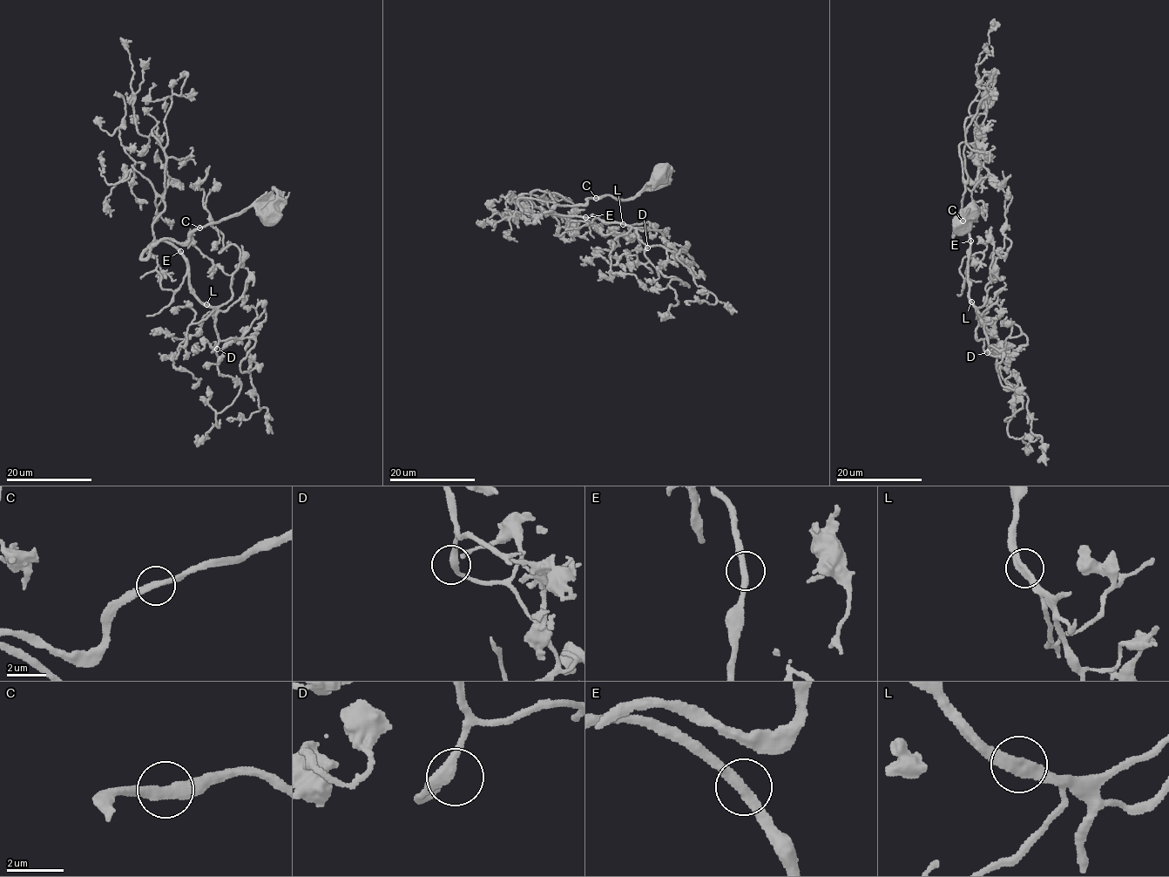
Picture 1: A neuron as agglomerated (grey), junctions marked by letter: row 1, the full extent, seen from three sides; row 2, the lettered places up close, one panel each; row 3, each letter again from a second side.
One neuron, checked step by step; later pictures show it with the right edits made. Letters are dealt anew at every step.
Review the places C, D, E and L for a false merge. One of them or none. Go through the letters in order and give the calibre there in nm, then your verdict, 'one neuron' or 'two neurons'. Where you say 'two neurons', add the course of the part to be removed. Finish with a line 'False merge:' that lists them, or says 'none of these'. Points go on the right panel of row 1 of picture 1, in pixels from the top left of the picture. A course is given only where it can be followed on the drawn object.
C: calibre 320 nm; one neuron
D: calibre 360 nm; one neuron
E: calibre 320 nm; one neuron
L: calibre 340 nm; one neuron
False merge: none of these

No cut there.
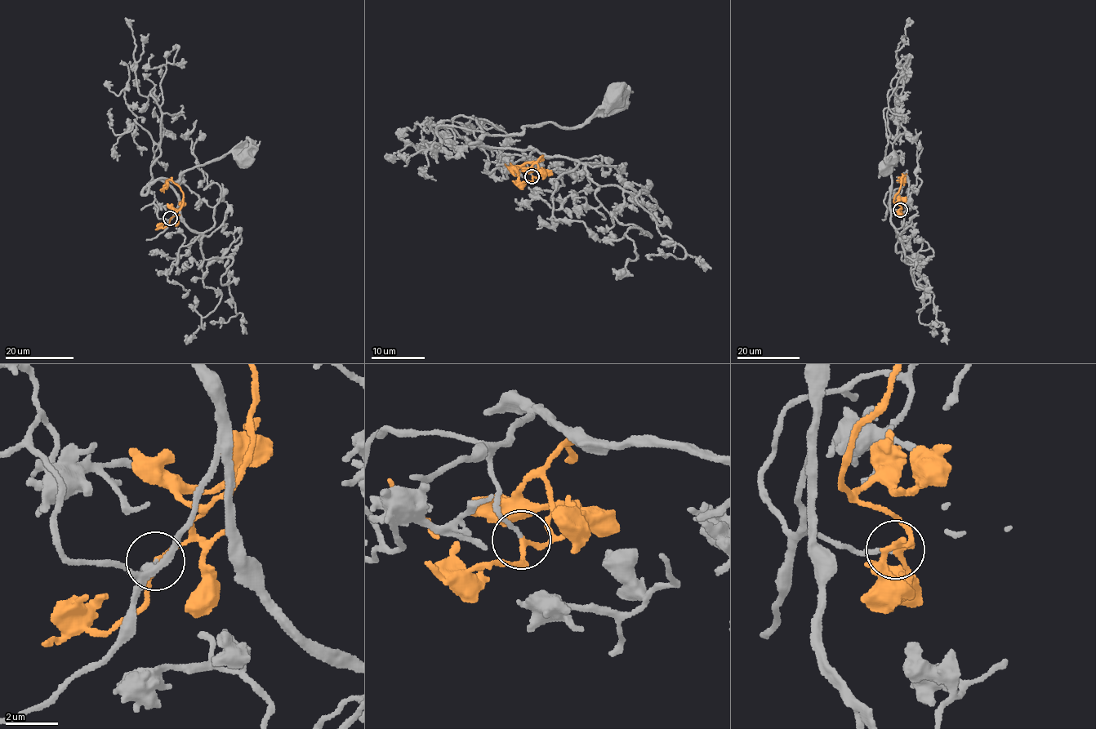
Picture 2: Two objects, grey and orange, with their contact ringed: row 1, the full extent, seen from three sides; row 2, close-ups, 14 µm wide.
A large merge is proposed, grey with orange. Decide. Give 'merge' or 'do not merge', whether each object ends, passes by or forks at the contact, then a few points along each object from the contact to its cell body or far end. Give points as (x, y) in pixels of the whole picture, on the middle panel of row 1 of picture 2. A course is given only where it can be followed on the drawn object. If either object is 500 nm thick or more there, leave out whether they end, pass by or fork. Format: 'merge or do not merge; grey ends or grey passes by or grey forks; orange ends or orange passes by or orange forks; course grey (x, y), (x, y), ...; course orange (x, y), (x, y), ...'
merge; grey ends; orange passes by; course grey (532, 175), (526, 162), (531, 147), (477, 142), (548, 122), (581, 126), (612, 98); course orange (532, 175), (537, 177), (536, 163), (541, 156), (541, 159), (518, 166), (518, 169), (513, 170), (514, 175)

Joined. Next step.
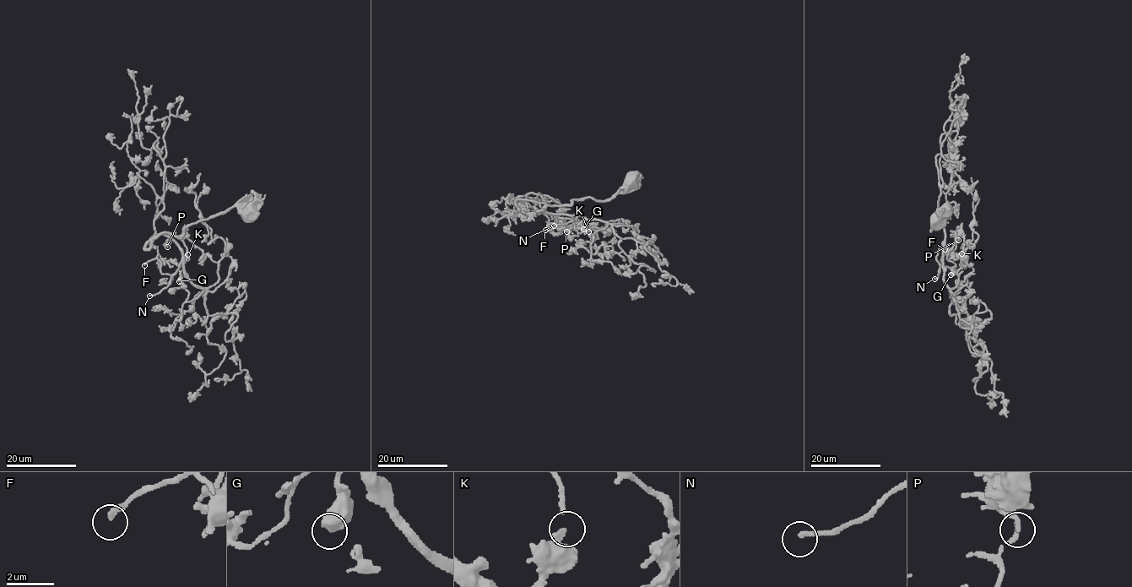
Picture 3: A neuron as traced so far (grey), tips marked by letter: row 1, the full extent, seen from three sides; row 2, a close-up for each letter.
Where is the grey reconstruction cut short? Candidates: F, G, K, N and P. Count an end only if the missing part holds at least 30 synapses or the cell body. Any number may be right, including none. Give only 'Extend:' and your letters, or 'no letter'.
Extend: F, N

